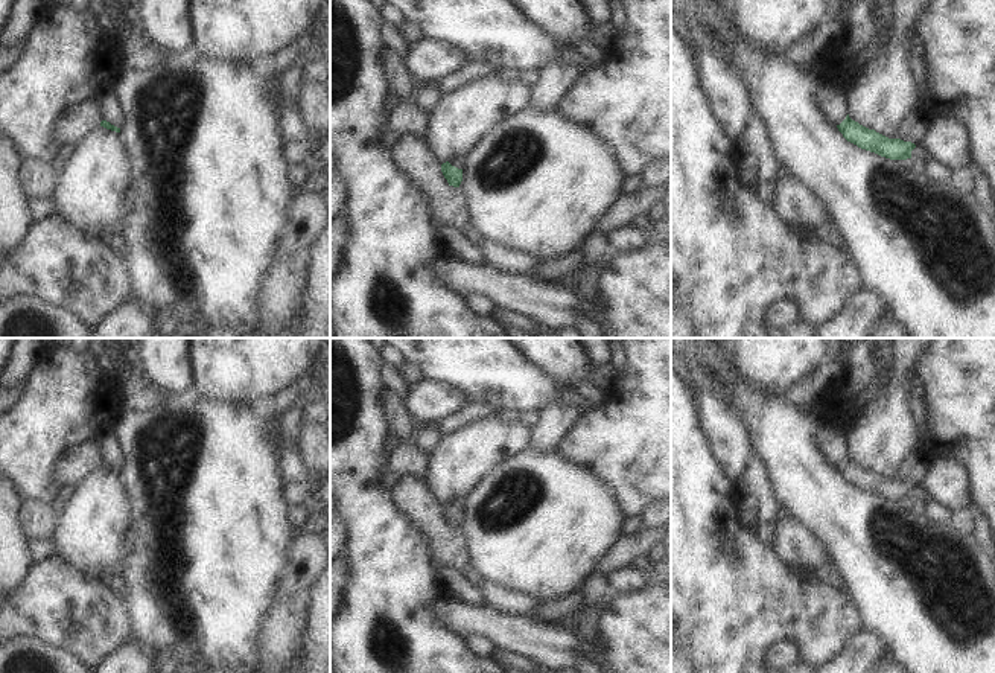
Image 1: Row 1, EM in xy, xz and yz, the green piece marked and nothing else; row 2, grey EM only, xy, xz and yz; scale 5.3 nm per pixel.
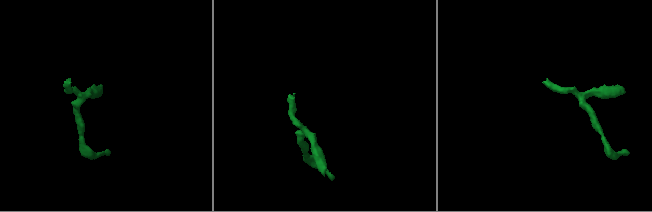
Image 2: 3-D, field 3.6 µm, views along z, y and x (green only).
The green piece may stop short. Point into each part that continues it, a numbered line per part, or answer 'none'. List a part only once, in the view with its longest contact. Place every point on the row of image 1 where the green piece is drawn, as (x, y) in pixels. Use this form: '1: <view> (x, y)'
1: xy (107, 104)

